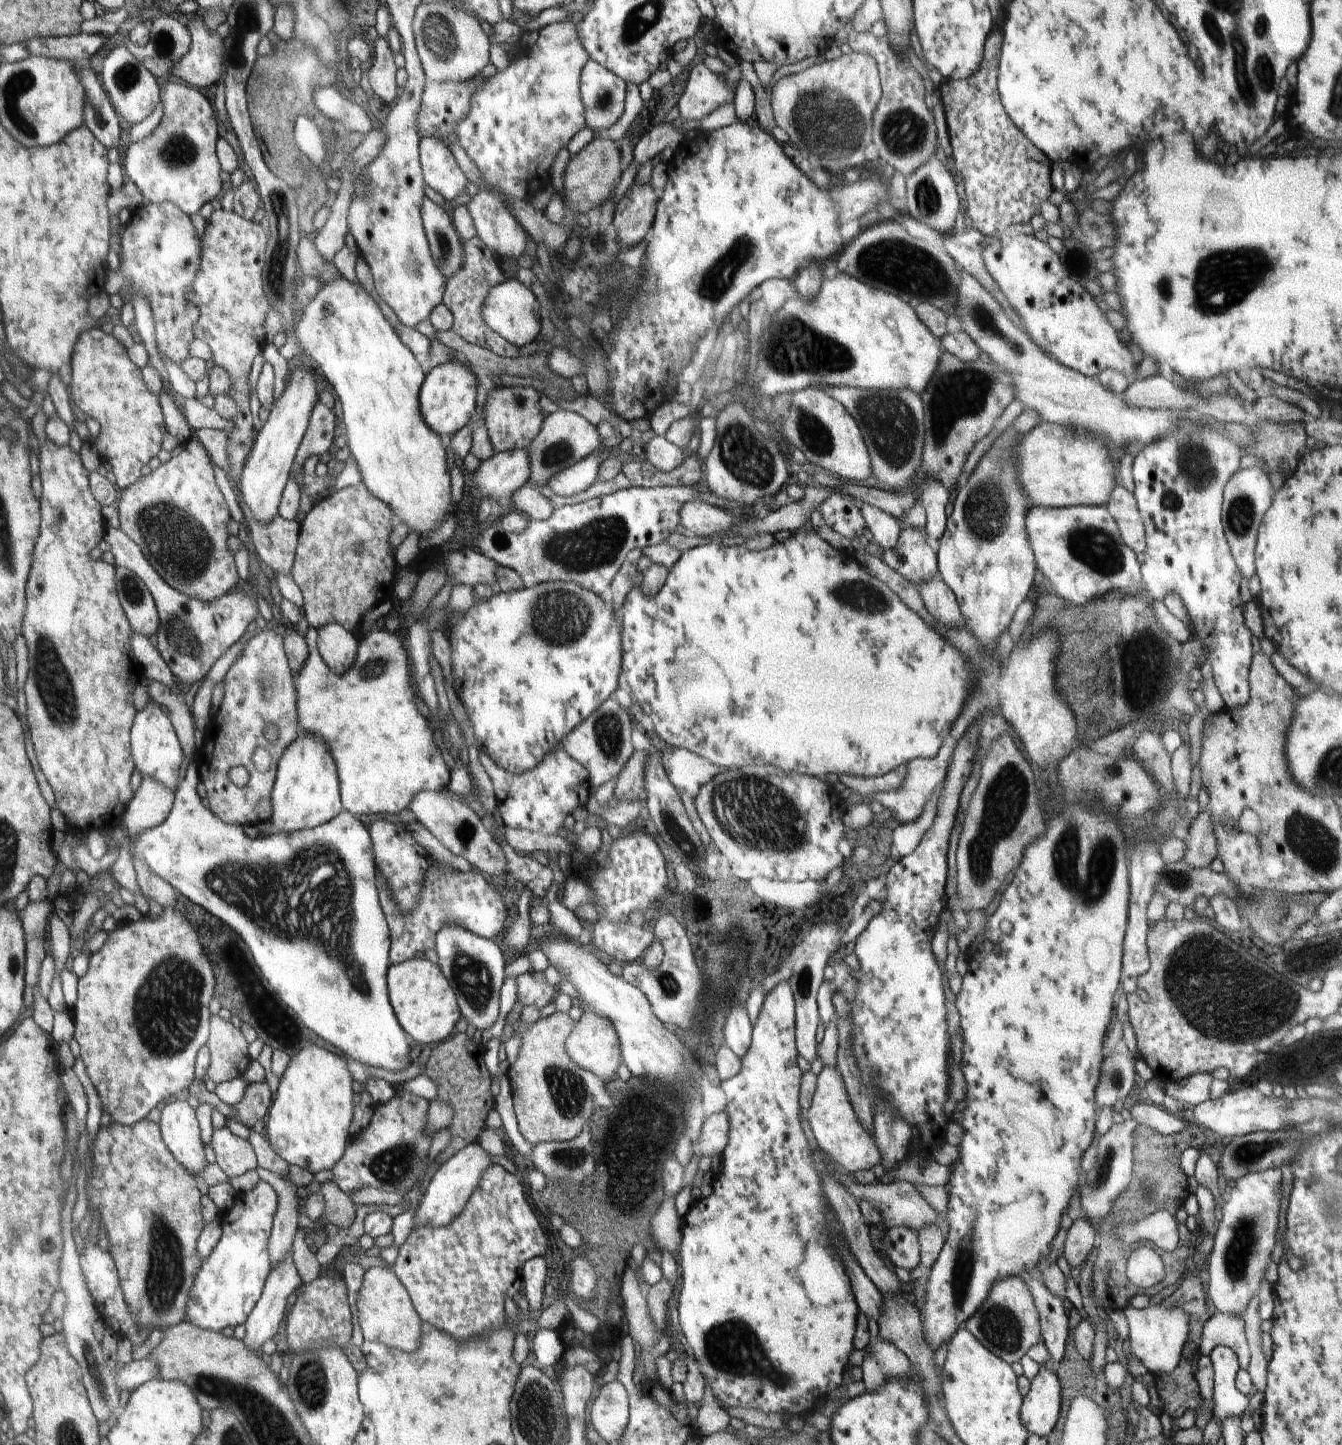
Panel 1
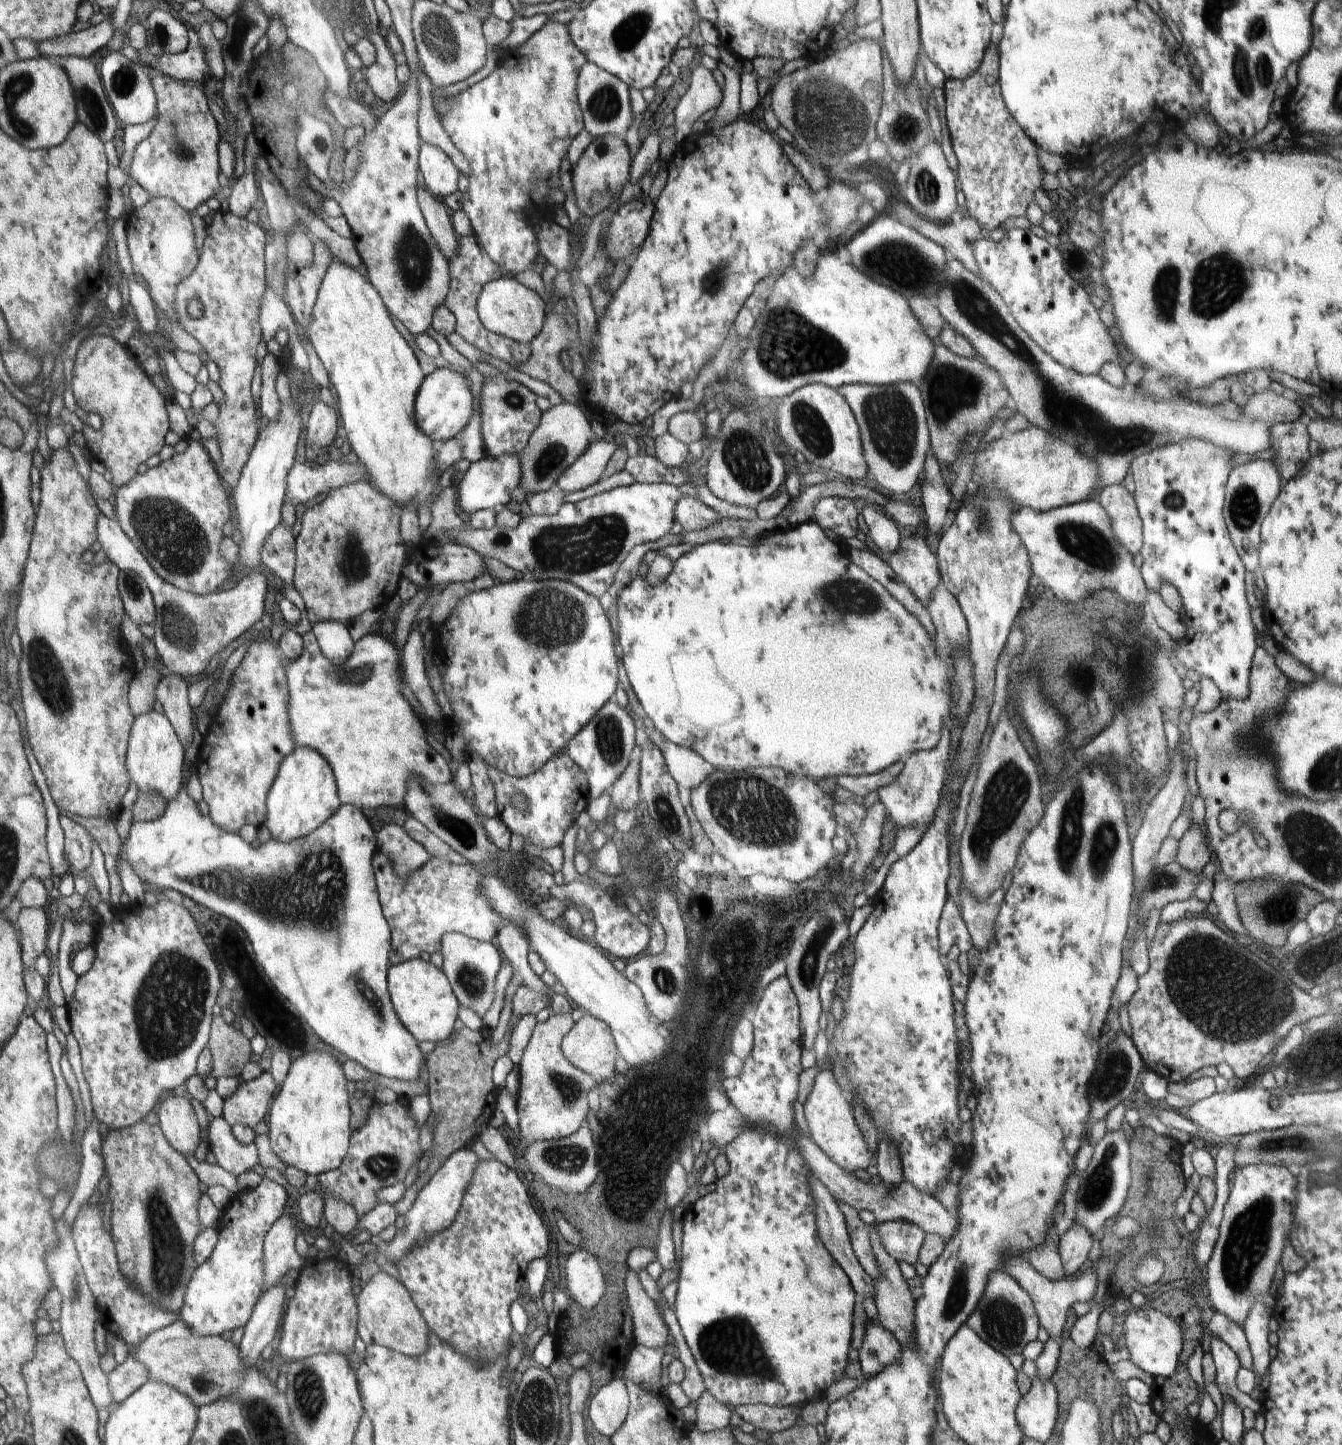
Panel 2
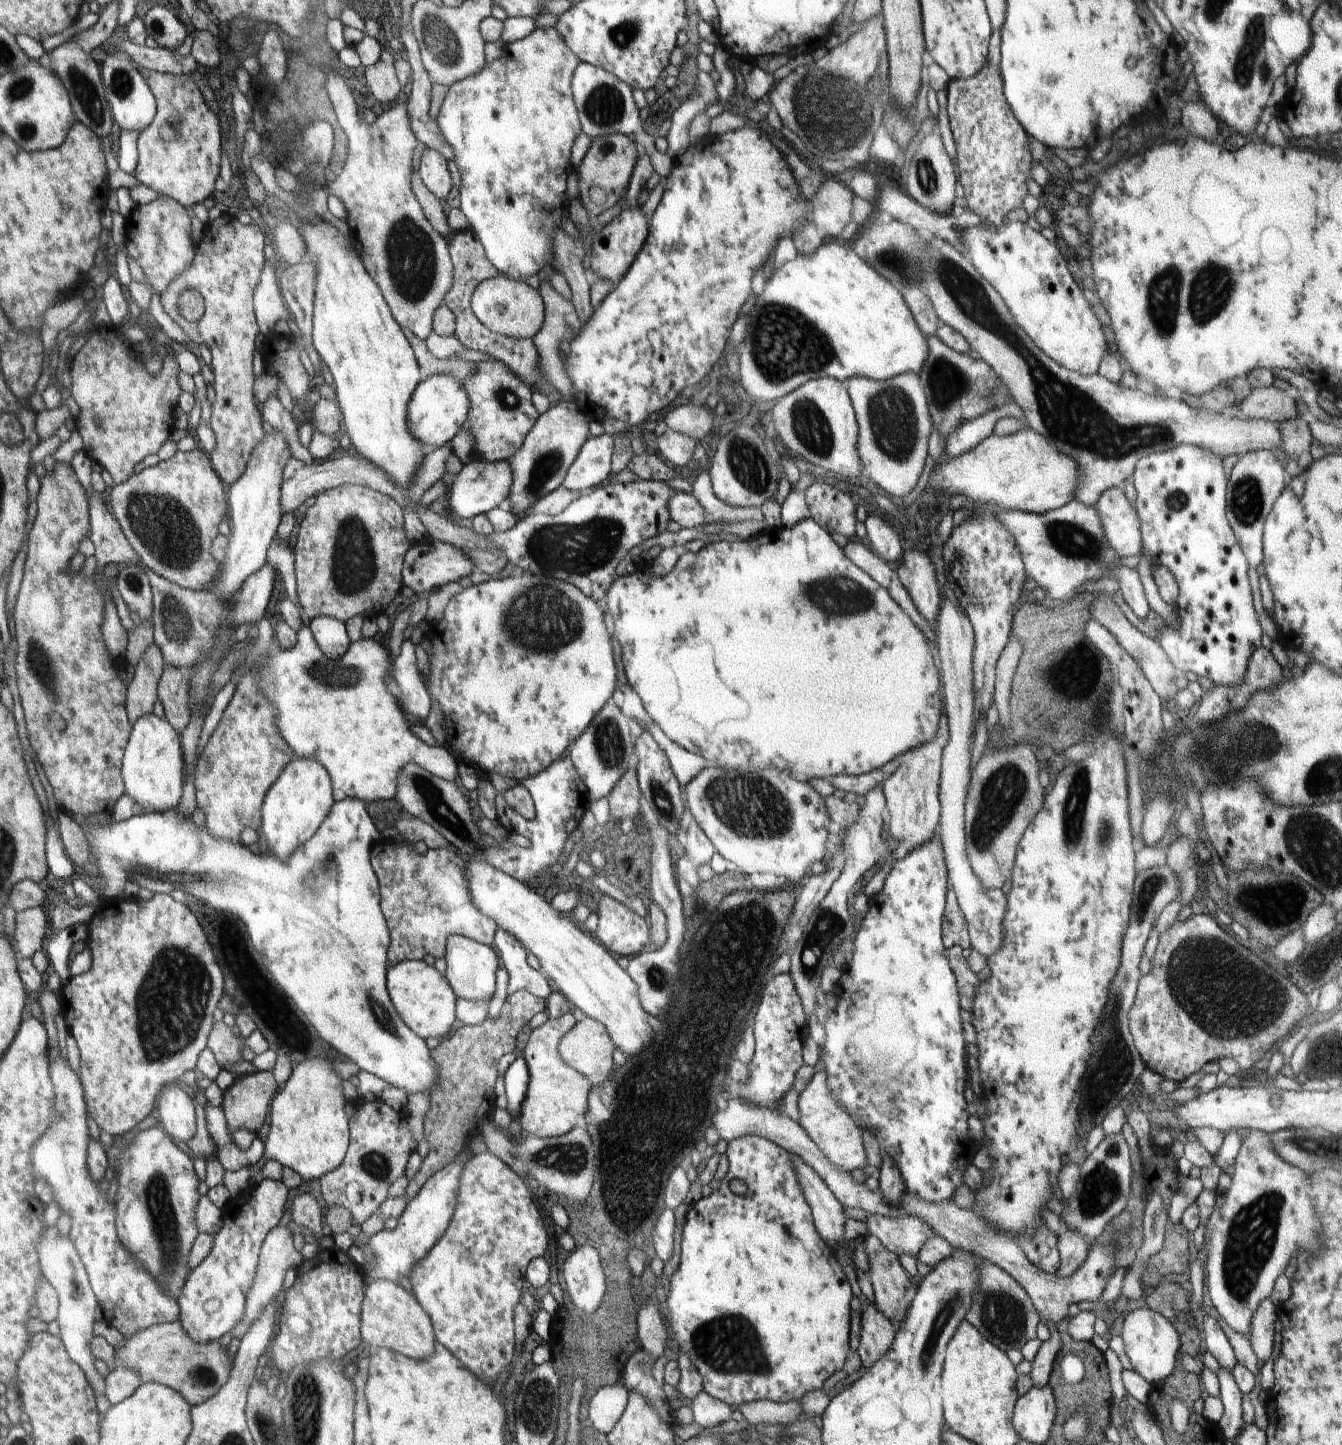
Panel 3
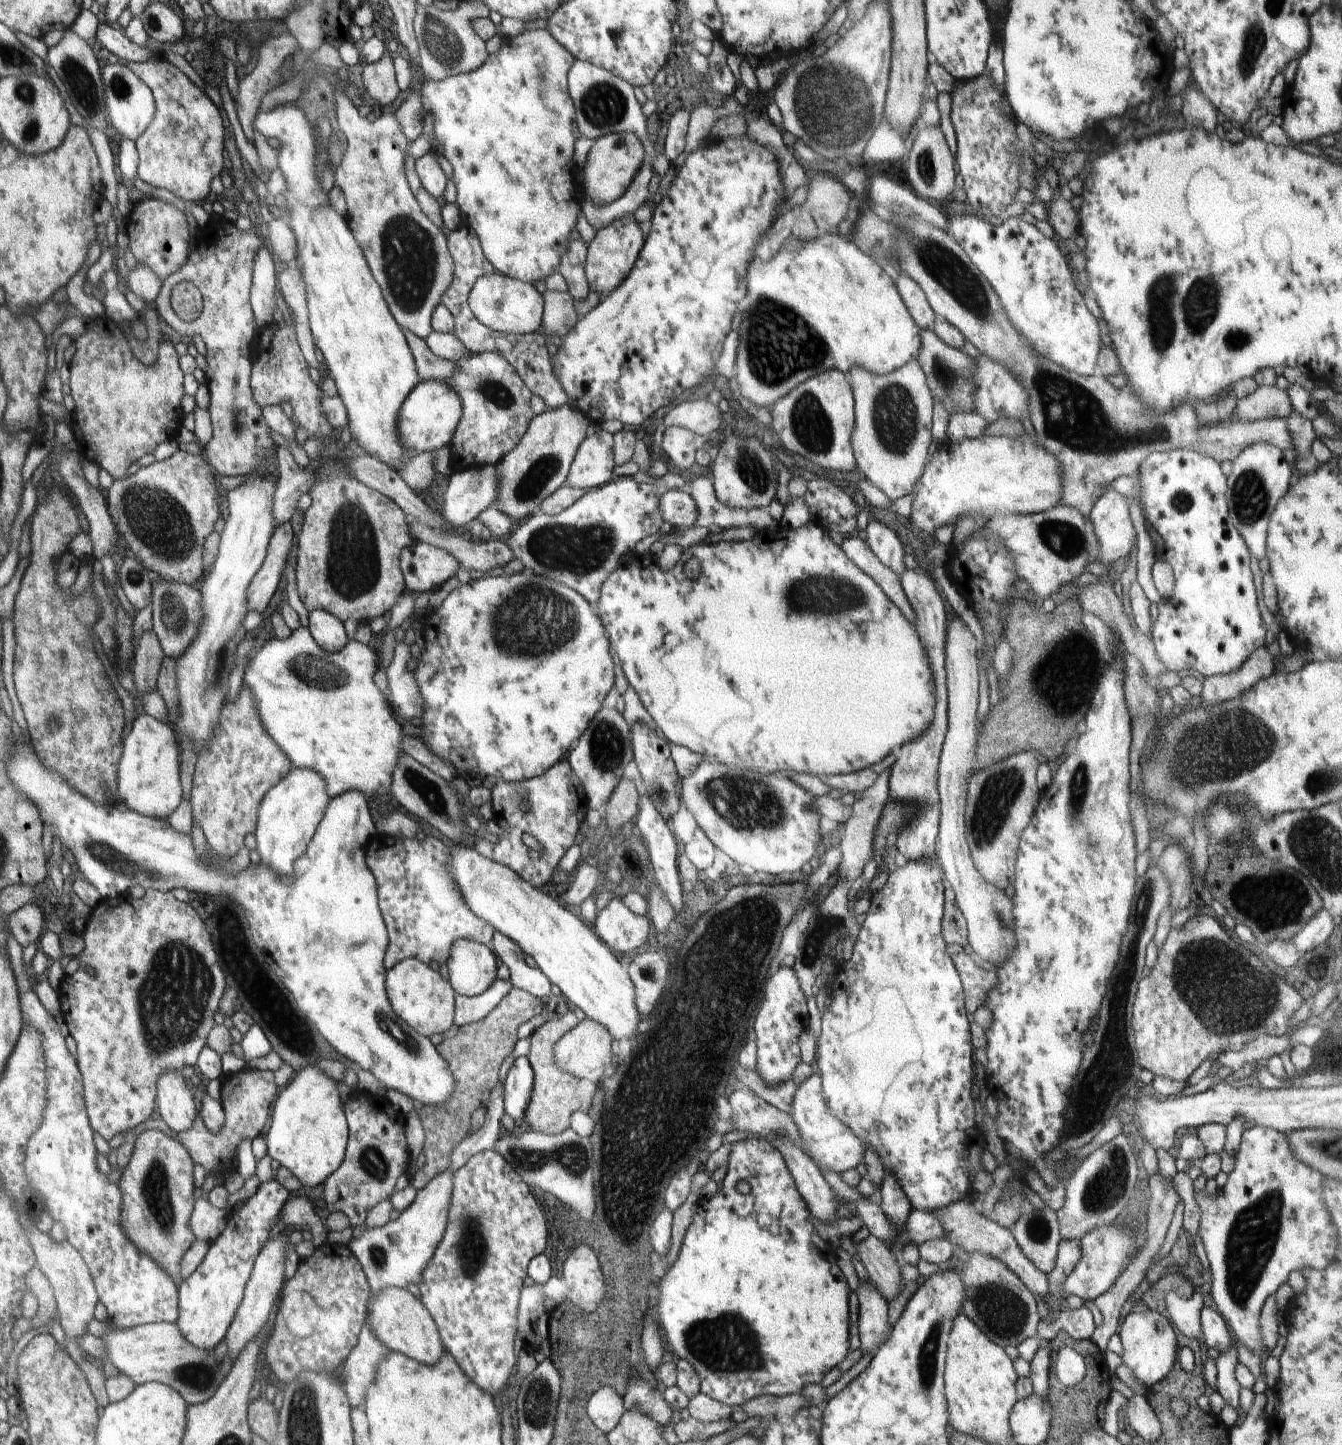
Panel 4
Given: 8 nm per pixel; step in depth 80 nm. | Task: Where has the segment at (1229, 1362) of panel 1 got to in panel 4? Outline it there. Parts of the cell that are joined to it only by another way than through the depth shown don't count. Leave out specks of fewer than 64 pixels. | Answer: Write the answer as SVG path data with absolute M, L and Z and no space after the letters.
M1203 1306L1200 1320L1204 1346L1207 1349L1217 1350L1220 1354L1230 1351L1233 1346L1230 1328L1218 1312Z

